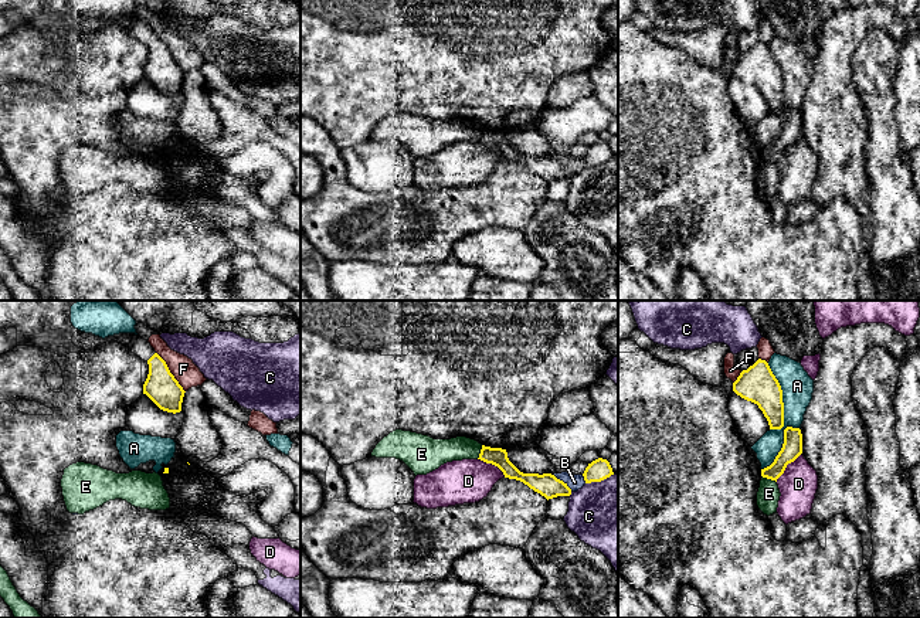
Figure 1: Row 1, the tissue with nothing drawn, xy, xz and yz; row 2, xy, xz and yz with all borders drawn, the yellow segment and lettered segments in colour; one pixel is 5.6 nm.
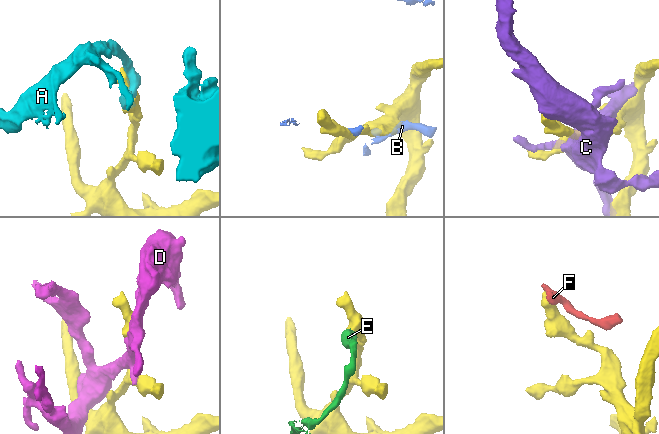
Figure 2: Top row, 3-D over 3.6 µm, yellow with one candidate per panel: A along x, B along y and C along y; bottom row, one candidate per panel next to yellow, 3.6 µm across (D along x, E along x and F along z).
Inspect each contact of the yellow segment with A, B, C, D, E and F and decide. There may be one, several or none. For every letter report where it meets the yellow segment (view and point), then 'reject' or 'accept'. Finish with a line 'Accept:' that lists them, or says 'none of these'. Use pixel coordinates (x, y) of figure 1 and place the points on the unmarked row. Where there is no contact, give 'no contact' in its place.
A: meets yellow in yz at (783, 101); reject
B: meets yellow in xz at (563, 165); reject
C: meets yellow in xz at (600, 163); reject
D: meets yellow in yz at (786, 149); reject
E: meets yellow in yz at (769, 160); reject
F: meets yellow in xy at (169, 54); reject
Accept: none of these

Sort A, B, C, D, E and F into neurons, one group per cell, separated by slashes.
A / B E / C / D / F

